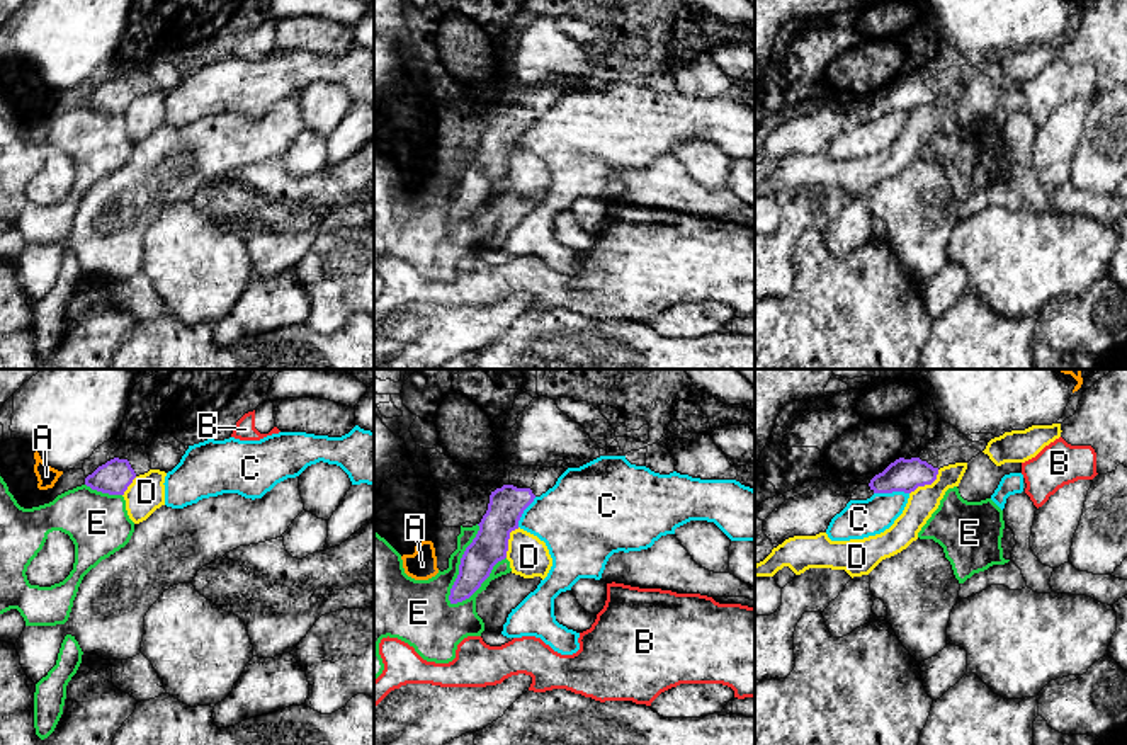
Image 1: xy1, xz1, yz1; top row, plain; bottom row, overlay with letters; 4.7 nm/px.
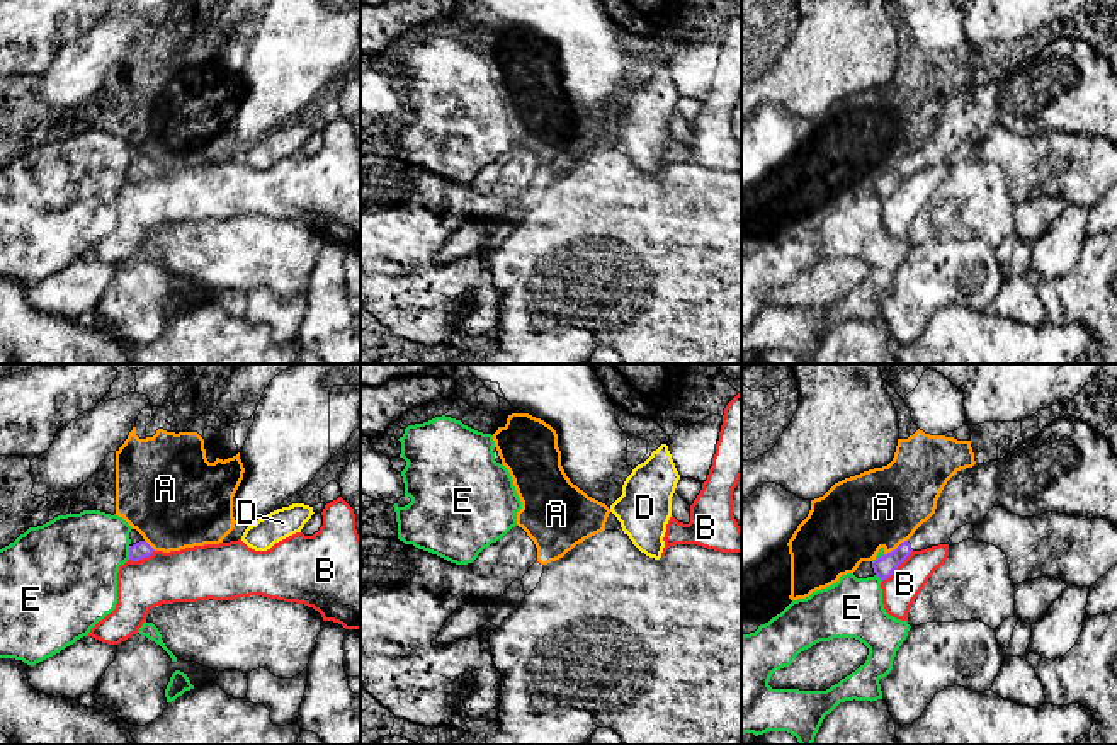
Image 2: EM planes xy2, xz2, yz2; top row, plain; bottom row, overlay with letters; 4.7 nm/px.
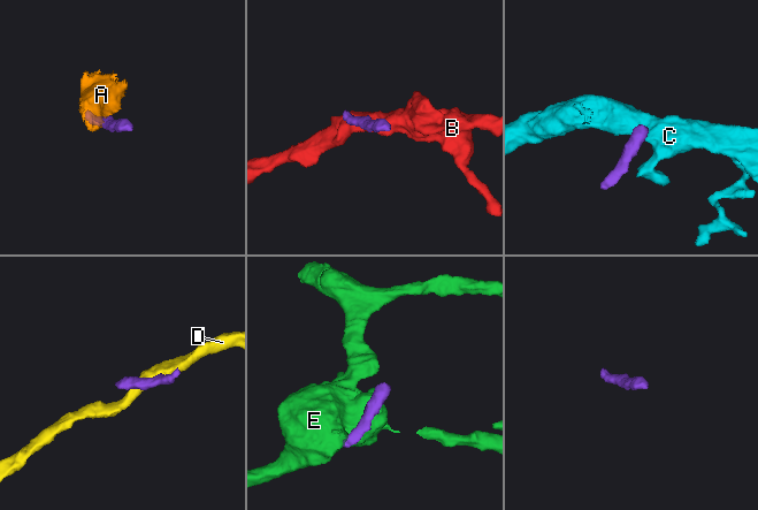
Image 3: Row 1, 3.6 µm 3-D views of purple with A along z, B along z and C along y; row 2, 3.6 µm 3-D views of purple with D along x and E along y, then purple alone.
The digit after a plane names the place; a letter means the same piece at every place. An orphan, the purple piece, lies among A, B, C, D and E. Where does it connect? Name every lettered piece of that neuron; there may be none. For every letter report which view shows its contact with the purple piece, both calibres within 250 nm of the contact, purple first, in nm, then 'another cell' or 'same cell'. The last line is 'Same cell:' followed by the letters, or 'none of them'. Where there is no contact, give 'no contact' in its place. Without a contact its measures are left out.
A: yz2 | 100/380 nm | another cell
B: yz2 | 100/160 nm | another cell
C: yz1 | 160/180 nm | another cell
D: yz1 | 160/140 nm | another cell
E: xz1 | 160/240 nm | another cell
Same cell: none of them

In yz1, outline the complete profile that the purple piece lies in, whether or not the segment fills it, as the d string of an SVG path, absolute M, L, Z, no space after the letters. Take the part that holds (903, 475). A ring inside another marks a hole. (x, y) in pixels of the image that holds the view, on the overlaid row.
M899 458L882 473L875 475L869 485L857 486L850 500L867 500L874 493L911 493L918 486L932 485L937 480L937 475L938 468L933 468L920 458Z

